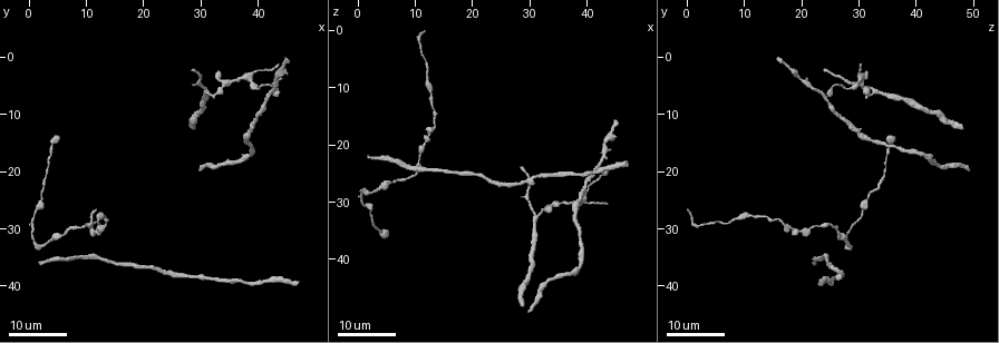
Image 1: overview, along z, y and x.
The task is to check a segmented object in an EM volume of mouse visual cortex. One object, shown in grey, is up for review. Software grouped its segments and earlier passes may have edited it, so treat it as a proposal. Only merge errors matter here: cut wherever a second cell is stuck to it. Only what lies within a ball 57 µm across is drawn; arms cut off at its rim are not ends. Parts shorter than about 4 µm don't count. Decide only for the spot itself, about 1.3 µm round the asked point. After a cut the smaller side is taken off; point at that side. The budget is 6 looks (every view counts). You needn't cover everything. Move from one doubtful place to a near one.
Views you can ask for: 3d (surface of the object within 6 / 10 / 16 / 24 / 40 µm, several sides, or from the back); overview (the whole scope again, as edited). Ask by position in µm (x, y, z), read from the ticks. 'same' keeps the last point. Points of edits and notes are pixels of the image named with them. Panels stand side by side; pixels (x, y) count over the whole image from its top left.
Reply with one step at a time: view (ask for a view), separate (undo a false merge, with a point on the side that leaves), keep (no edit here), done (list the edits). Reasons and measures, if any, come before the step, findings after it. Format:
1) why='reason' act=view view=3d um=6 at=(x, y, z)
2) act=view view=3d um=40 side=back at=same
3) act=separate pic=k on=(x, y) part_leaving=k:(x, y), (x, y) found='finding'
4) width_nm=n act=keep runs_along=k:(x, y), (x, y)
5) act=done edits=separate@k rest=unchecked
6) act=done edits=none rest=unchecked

why='branch point' act=view view=3d um=24 at=(42.5, 6.0, 23.5)

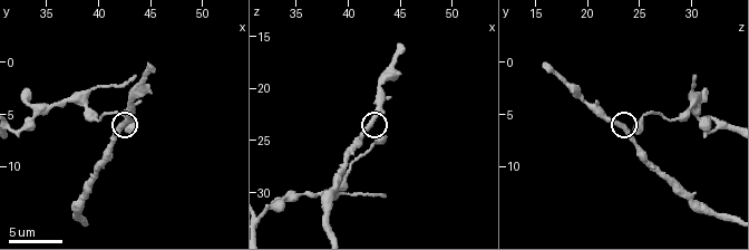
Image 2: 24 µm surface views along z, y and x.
act=view view=3d um=6 at=(42.0, 5.8, 23.2)

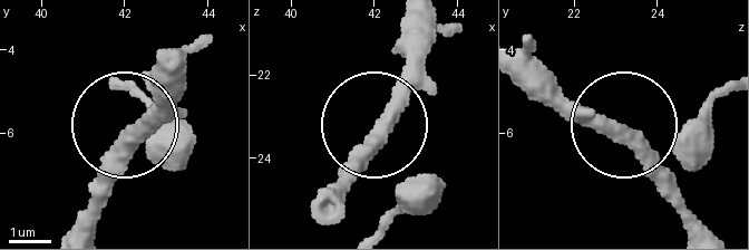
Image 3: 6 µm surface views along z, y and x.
side_arm_um=11 act=keep found='all the same cell'

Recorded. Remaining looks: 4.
act=view view=3d um=6 at=(38.6, 3.6, 30.2)

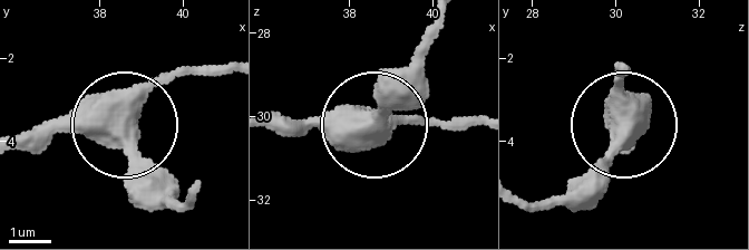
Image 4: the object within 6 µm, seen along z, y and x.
act=view view=3d um=6 side=back at=(38.75, 3.80, 30.25)

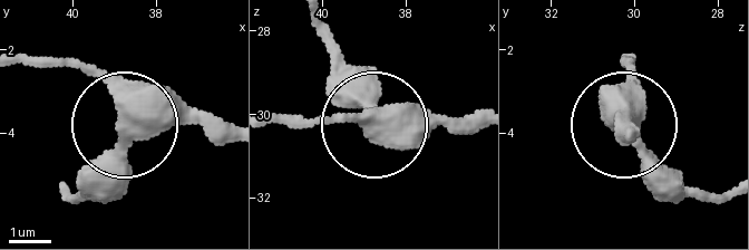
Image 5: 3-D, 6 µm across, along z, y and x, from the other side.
act=keep runs_along=5:(224, 137), (139, 126), (107, 84), (57, 63) found='all the same cell'

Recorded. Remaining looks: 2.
why='sudden change in width' act=view view=3d um=16 at=(12.0, 28.0, 8.5)

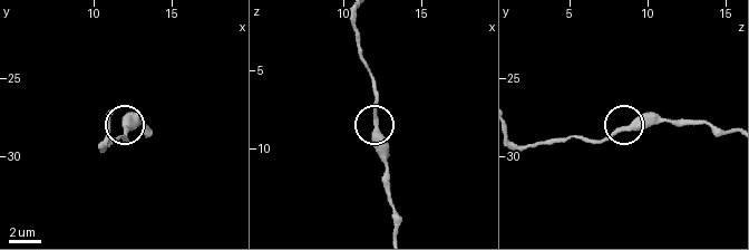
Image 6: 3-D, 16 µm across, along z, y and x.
why='closer look' act=view view=3d um=6 at=(12.2, 28.2, 9.0)

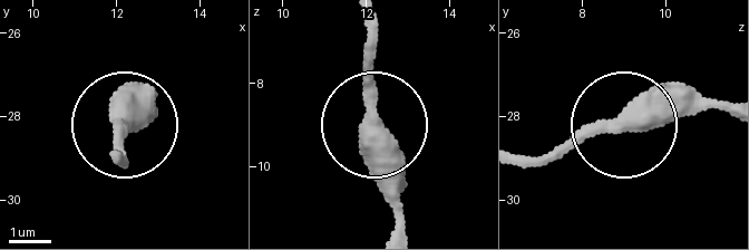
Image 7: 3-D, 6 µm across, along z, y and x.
width_nm=420 act=keep runs_along=7:(402, 224), (367, 21) found='one cell here'

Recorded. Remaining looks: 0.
act=done edits=none rest=unchecked

